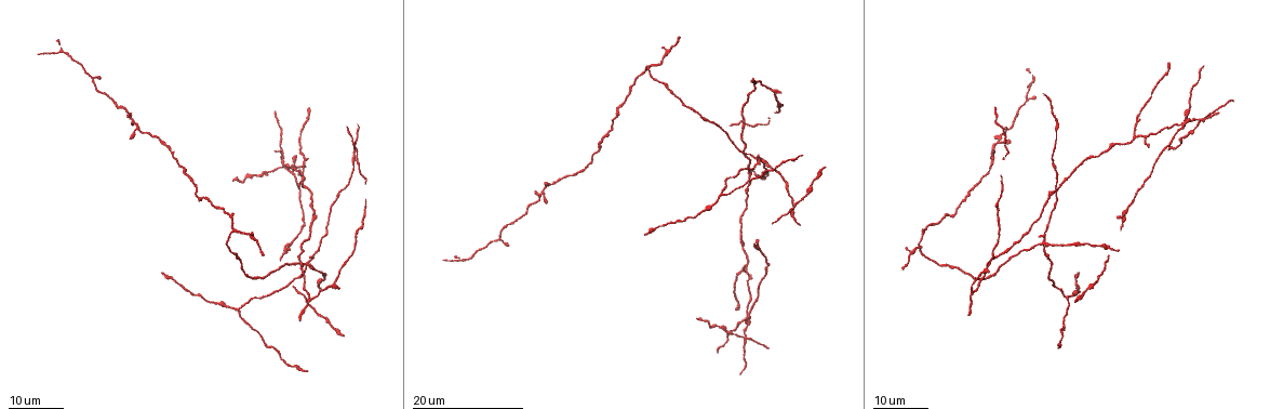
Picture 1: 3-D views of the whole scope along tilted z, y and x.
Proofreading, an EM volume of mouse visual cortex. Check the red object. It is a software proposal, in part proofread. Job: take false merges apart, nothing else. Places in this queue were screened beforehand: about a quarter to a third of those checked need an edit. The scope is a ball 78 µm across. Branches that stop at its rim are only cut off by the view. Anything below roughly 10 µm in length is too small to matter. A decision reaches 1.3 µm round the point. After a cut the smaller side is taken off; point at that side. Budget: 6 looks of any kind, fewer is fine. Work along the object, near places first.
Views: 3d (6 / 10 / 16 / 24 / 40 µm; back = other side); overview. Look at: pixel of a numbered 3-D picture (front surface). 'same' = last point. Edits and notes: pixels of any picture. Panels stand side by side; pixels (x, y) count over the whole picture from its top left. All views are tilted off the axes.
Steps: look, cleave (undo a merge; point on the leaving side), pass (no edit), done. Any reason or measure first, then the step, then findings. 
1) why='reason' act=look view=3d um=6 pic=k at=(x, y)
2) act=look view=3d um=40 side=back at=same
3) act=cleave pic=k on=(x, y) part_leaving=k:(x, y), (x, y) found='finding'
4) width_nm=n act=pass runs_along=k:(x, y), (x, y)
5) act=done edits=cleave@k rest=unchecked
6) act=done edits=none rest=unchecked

act=look view=3d um=16 pic=1 at=(528, 211)

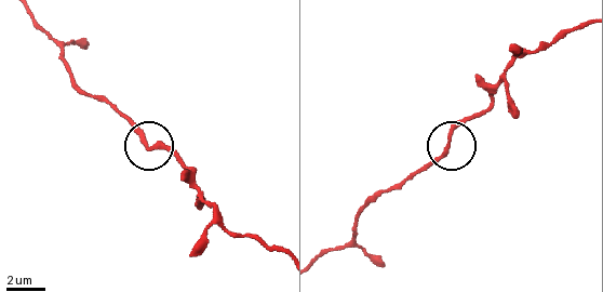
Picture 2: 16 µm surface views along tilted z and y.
act=look view=3d um=6 pic=2 at=(450, 138)

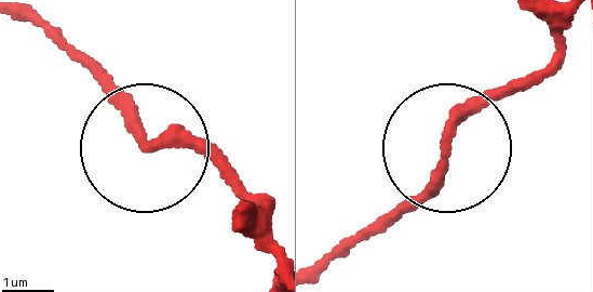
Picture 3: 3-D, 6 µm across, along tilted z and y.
act=pass found='all the same neuron'

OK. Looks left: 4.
why='four arms meet' act=look view=3d um=16 pic=1 at=(1180, 130)

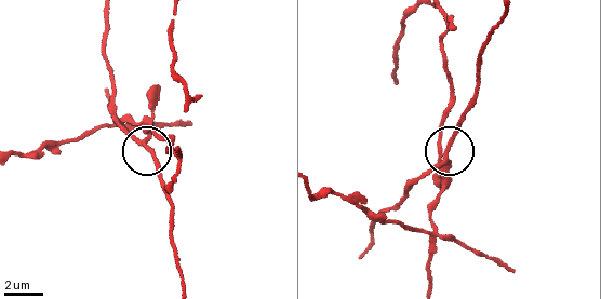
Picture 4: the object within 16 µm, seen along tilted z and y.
why='closer look' act=look view=3d um=10 pic=4 at=(448, 157)

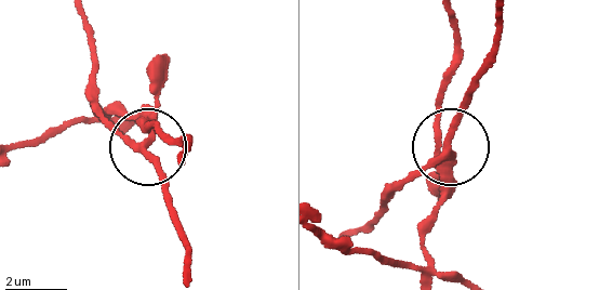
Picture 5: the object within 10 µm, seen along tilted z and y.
act=look view=3d um=10 side=back pic=5 at=(449, 145)

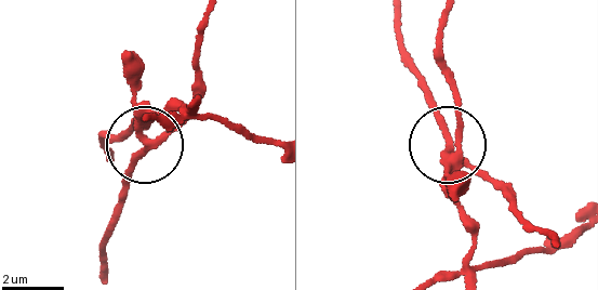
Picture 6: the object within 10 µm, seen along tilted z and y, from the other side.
arms=4 act=pass found='all the same neuron'

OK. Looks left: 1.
act=done edits=none rest=unchecked

